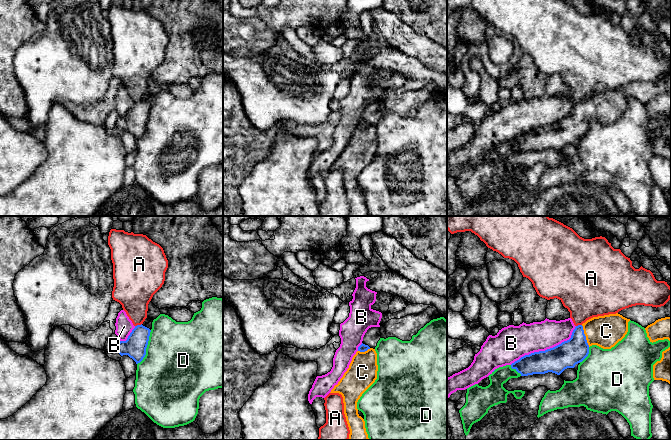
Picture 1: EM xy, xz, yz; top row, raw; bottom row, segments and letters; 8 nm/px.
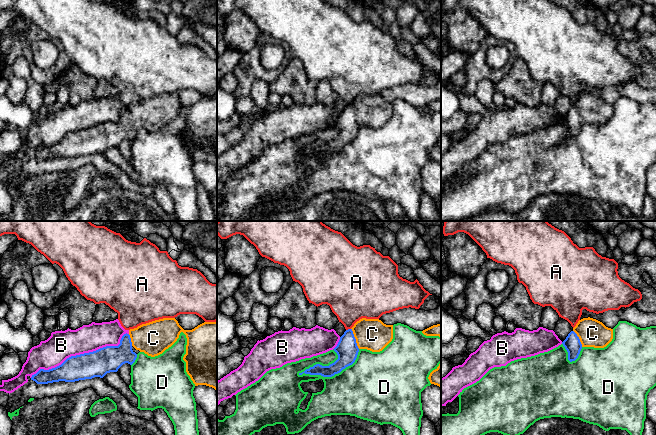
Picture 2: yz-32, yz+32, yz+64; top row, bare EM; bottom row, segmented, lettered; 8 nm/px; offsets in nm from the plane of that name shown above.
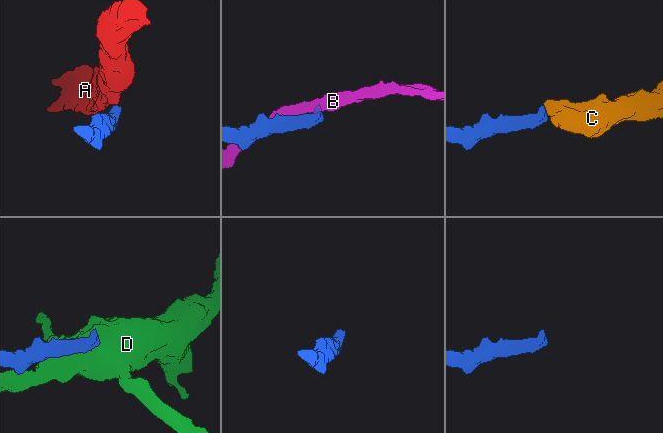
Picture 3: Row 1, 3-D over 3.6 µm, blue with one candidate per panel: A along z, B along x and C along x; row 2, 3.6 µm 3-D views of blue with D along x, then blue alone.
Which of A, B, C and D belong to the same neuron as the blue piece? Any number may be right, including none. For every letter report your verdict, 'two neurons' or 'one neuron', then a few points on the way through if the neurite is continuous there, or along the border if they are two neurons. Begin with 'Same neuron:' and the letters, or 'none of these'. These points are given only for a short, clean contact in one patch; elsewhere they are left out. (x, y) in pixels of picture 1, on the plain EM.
Same neuron: C
A: two neurons | along xy (141, 99), (135, 102)
B: two neurons
C: one neuron | across yz (569, 129), (585, 112), (594, 107), (606, 107)
D: two neurons

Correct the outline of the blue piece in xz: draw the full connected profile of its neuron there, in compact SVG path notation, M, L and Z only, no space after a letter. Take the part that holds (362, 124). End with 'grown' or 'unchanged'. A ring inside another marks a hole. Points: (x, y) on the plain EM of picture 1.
M361 120L358 127L353 132L349 144L344 149L337 161L331 166L330 169L339 169L343 173L344 190L350 206L348 216L369 216L365 204L364 195L358 190L357 178L362 170L375 158L377 155L377 129L375 125L370 124L368 121Z; grown

